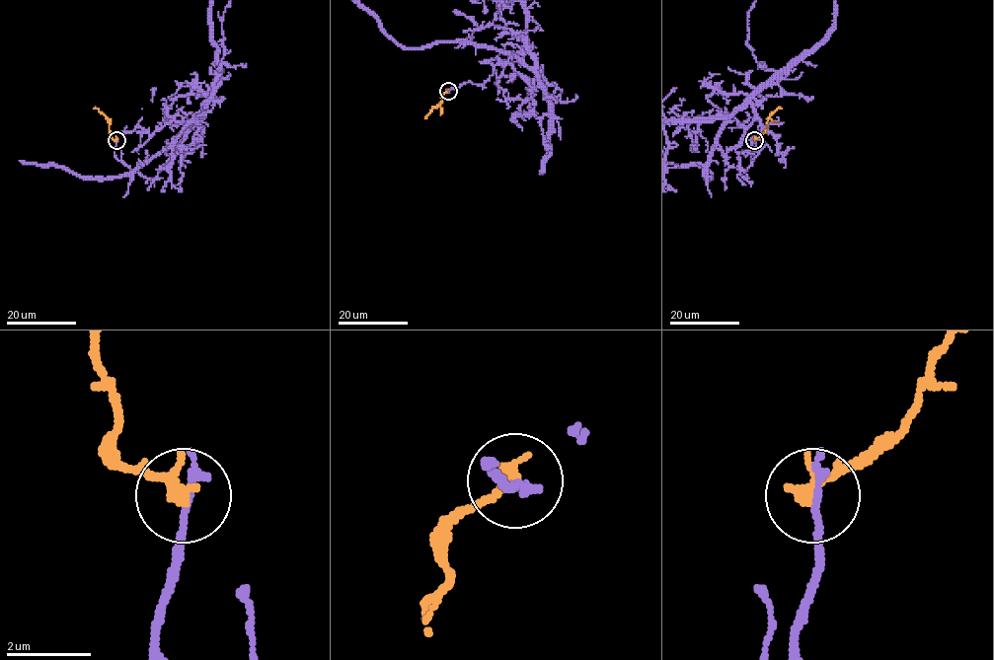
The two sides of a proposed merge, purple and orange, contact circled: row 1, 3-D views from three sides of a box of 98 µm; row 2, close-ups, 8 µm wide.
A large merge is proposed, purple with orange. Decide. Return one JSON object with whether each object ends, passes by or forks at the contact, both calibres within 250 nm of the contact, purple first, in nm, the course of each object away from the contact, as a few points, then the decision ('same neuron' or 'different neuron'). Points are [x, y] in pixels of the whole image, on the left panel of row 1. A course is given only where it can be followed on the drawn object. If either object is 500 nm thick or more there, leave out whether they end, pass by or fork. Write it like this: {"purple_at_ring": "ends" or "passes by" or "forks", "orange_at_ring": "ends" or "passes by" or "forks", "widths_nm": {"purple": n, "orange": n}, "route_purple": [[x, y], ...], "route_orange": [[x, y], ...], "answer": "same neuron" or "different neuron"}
{"purple_at_ring": "passes by", "orange_at_ring": "ends", "widths_nm": {"purple": 170, "orange": 360}, "route_purple": [[116, 141], [117, 159], [154, 178], [191, 142], [208, 100], [175, 138], [128, 174], [77, 177]], "route_orange": [[116, 141], [111, 136], [109, 120], [94, 108]], "answer": "different neuron"}

